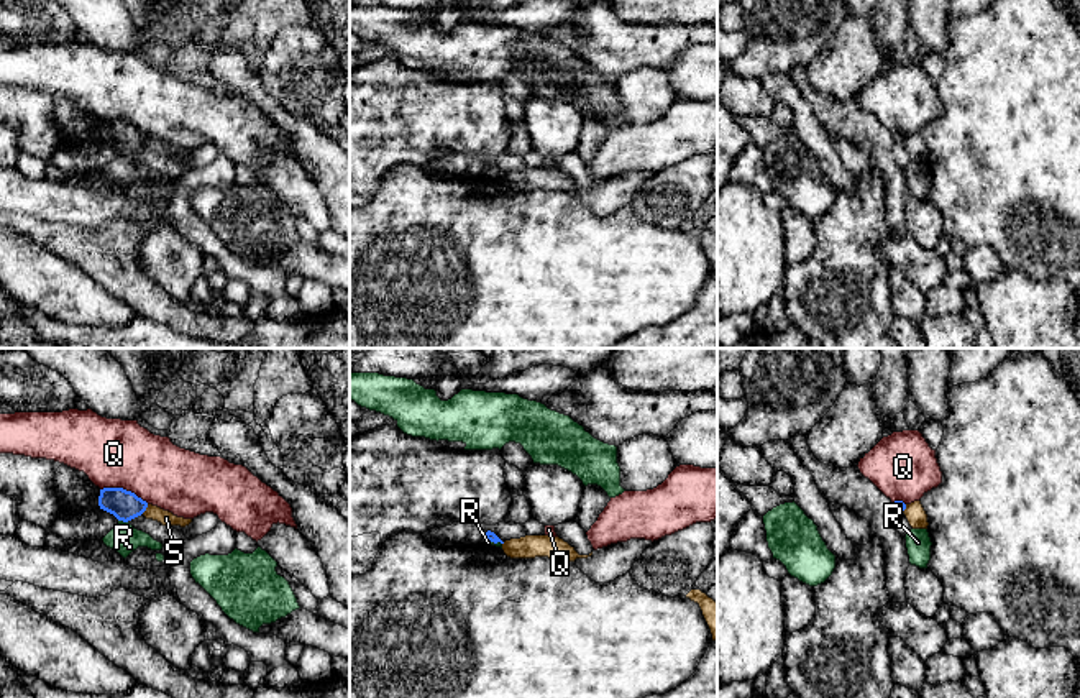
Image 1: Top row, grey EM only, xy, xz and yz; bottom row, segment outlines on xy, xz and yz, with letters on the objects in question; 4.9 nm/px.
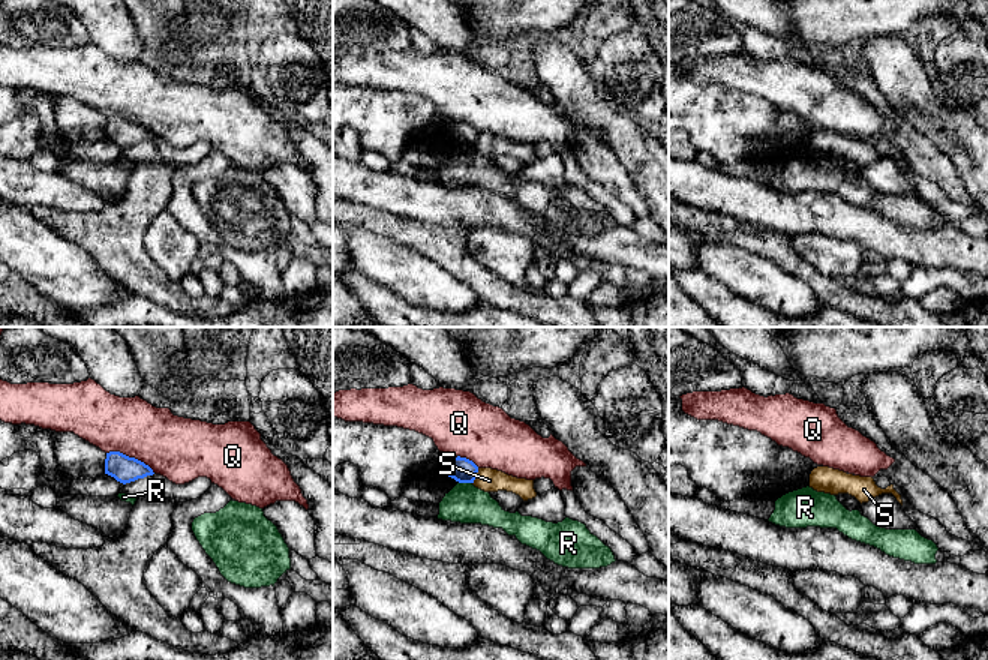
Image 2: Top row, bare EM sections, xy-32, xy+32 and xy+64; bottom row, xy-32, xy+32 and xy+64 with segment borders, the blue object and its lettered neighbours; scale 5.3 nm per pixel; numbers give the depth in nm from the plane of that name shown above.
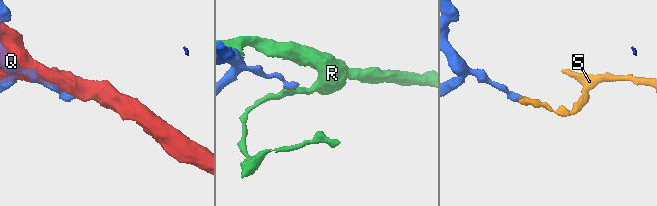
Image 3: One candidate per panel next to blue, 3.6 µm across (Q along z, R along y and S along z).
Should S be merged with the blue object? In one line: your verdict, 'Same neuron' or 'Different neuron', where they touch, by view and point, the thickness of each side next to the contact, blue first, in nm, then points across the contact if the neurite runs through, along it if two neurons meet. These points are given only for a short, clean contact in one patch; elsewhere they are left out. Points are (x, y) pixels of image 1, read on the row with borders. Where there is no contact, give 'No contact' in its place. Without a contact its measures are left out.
Different neuron. Touches blue at xy (145, 509). Thickness 150 nm (blue) against 70 nm. Boundary: xy (148, 505), (141, 513)

